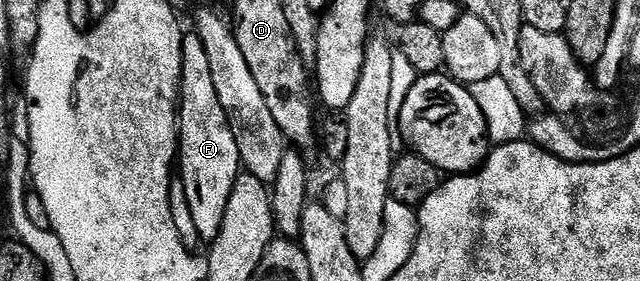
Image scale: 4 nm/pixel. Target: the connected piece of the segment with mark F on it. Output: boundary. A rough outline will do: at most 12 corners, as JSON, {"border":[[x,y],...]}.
{"border":[[183,35],[177,174],[194,227],[221,232],[241,163],[209,55]]}

